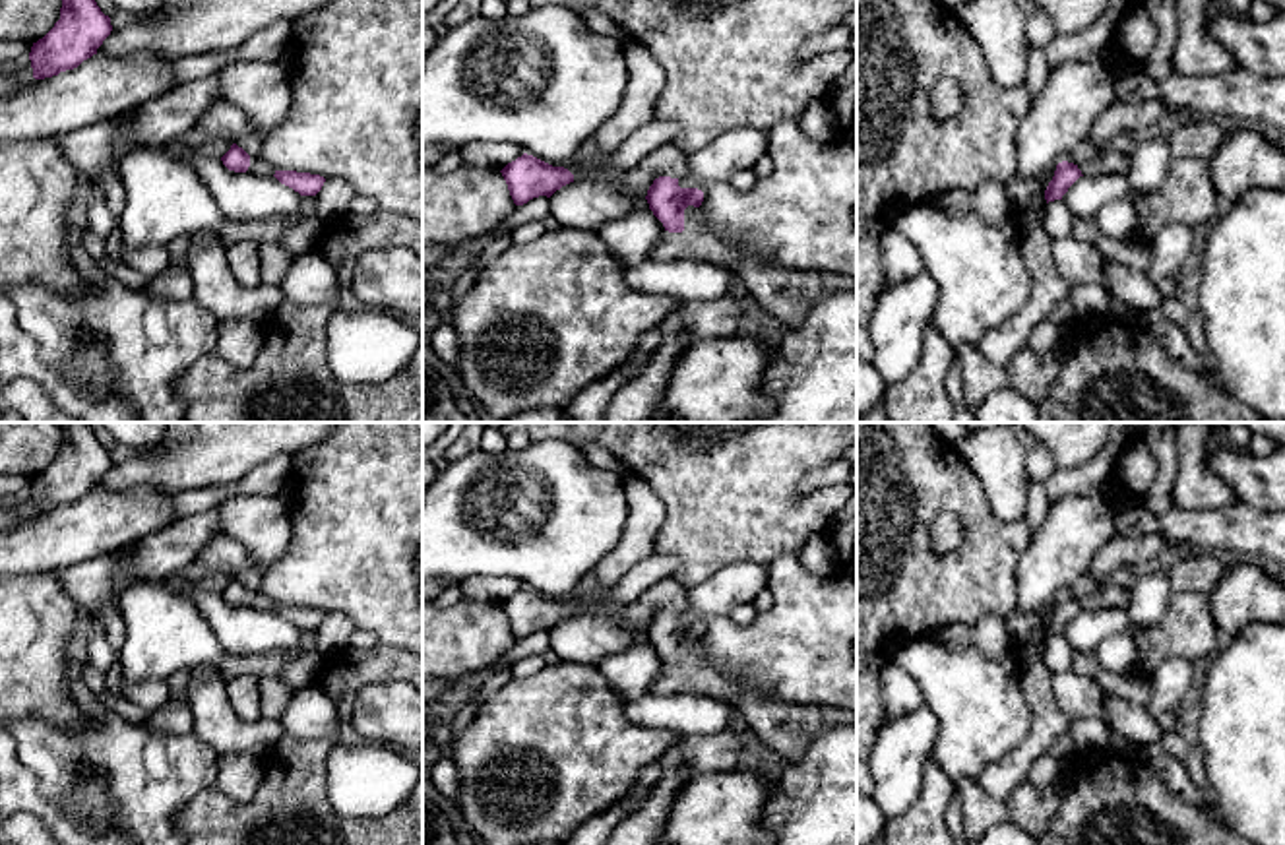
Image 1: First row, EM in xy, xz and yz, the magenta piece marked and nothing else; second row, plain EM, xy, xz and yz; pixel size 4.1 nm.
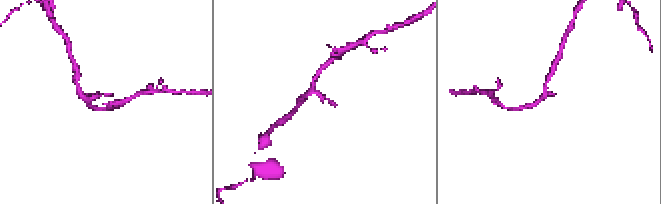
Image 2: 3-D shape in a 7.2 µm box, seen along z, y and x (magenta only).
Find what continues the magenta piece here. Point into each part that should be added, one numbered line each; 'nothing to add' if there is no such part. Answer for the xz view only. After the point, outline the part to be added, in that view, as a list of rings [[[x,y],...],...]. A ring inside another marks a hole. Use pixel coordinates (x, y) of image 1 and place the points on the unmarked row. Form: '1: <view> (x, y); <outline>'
1: xz (787, 729); [[[694,640],[684,643],[684,665],[669,667],[663,663],[661,676],[651,690],[655,696],[673,696],[678,692],[727,702],[746,719],[752,733],[785,762],[799,760],[822,731],[857,721],[857,715],[847,709],[793,705],[744,690],[733,678],[723,680],[721,674],[705,663],[700,642]]]

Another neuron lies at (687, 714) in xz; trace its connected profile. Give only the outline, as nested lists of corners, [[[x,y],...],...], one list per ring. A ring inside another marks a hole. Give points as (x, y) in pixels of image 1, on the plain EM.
[[[678,692],[673,696],[647,694],[626,702],[626,719],[651,729],[673,731],[678,736],[719,735],[729,729],[737,709],[723,700]]]

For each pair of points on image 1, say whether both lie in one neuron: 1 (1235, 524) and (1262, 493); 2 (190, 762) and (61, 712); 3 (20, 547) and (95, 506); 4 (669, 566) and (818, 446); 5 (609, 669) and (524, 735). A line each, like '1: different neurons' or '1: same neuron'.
1: different neurons
2: different neurons
3: same neuron
4: different neurons
5: different neurons

